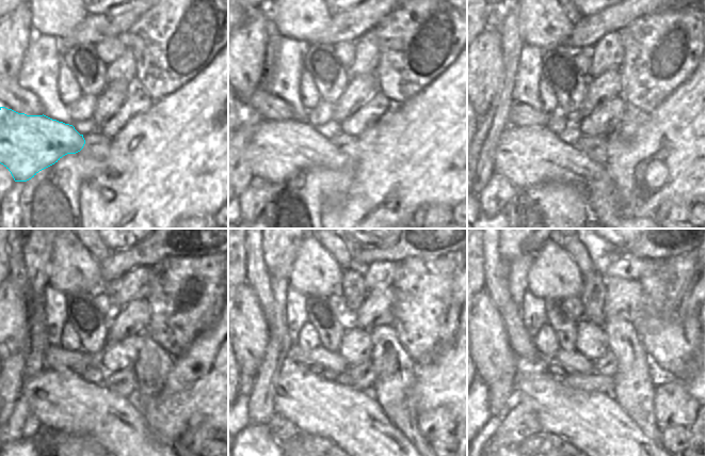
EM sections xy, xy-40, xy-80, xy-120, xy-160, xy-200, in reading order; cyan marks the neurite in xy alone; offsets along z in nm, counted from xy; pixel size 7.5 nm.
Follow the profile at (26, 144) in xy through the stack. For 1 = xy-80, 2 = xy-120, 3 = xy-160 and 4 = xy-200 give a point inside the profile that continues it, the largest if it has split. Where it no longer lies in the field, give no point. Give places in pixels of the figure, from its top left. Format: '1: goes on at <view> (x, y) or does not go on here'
1: goes on at xy-80 (526, 155)
2: goes on at xy-120 (61, 399)
3: goes on at xy-160 (353, 420)
4: goes on at xy-200 (594, 423)

